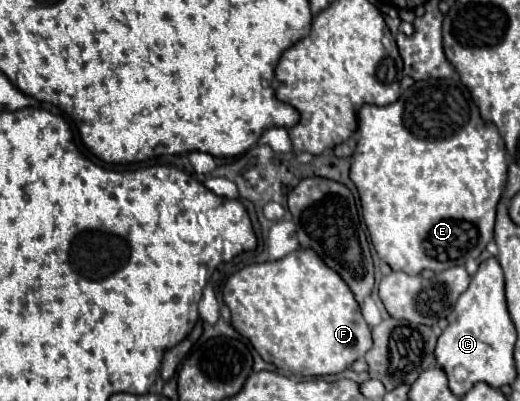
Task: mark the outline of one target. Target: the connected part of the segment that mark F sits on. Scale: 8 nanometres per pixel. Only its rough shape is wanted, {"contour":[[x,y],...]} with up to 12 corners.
{"contour":[[312,250],[244,266],[222,296],[262,360],[304,378],[372,348]]}

